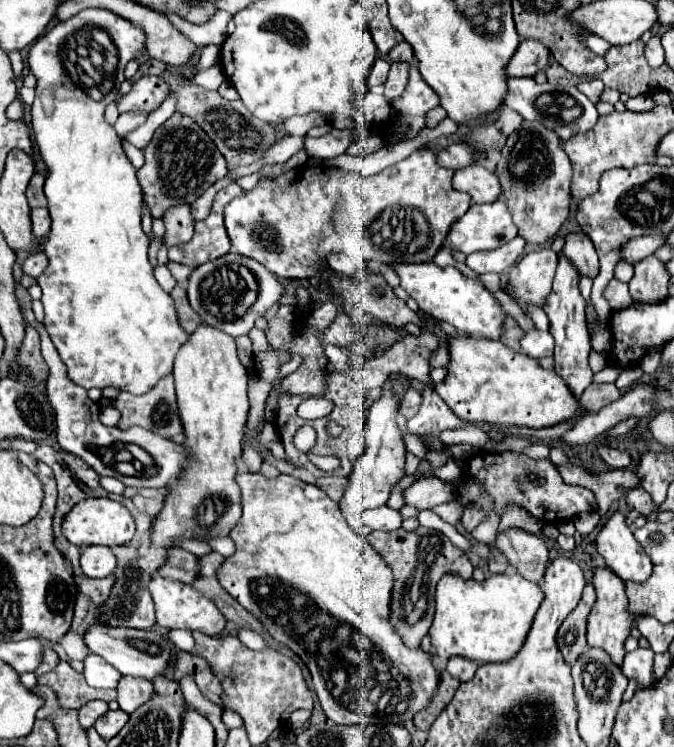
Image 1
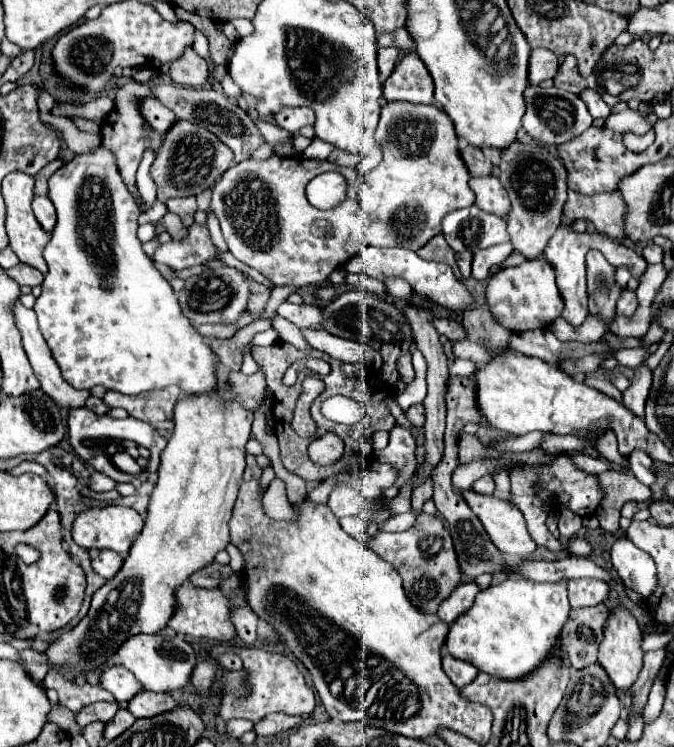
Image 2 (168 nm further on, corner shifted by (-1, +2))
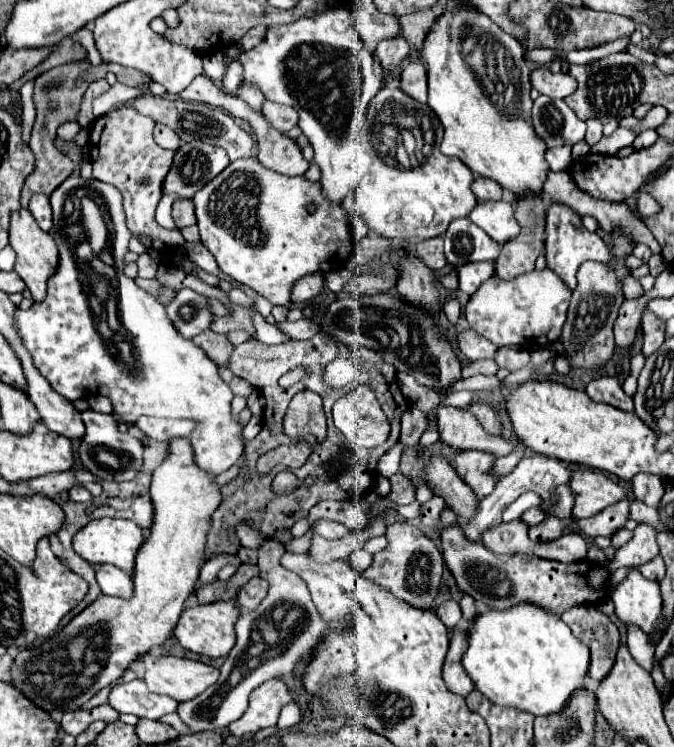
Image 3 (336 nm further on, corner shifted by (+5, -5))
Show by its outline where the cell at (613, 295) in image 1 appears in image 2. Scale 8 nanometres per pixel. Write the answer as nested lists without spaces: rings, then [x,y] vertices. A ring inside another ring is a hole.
[[[625,290],[621,300],[617,302],[617,316],[627,316],[629,318],[629,316],[635,314],[637,306],[639,306],[639,302],[635,298],[635,292],[633,290]]]

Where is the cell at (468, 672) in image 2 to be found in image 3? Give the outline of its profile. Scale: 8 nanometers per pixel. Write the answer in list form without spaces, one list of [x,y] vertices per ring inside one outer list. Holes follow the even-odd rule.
[[[455,631],[443,663],[443,681],[451,693],[467,695],[475,689],[475,685],[461,667],[461,651],[465,651],[465,631]]]

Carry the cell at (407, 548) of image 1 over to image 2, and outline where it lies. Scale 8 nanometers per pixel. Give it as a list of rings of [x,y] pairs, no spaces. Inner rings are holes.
[[[421,512],[409,530],[395,534],[379,532],[375,538],[371,538],[367,546],[373,548],[373,552],[377,552],[383,560],[393,564],[393,568],[403,578],[403,588],[409,600],[427,614],[435,614],[439,604],[451,594],[451,590],[459,586],[461,572],[459,572],[453,540],[445,530],[441,518],[437,516],[429,516]]]

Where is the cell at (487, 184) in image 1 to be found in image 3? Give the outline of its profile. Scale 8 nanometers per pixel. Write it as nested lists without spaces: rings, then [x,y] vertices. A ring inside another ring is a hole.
[[[479,201],[469,213],[469,219],[485,229],[495,241],[505,243],[509,237],[519,235],[519,225],[513,219],[513,207],[509,201]]]

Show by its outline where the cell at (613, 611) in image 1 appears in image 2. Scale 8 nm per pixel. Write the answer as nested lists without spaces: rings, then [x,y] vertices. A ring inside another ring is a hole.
[[[619,606],[607,620],[607,626],[605,626],[605,638],[599,646],[599,664],[603,666],[603,670],[607,672],[607,676],[611,678],[611,682],[615,684],[617,692],[627,692],[641,668],[643,668],[643,650],[641,650],[641,640],[643,640],[643,632],[637,624],[637,620],[631,616],[631,612],[623,606]]]

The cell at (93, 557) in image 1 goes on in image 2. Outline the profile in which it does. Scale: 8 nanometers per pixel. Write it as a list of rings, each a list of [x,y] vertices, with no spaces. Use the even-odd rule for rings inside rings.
[[[101,550],[93,556],[91,566],[99,576],[103,576],[105,580],[111,580],[123,566],[123,558],[113,550]]]

